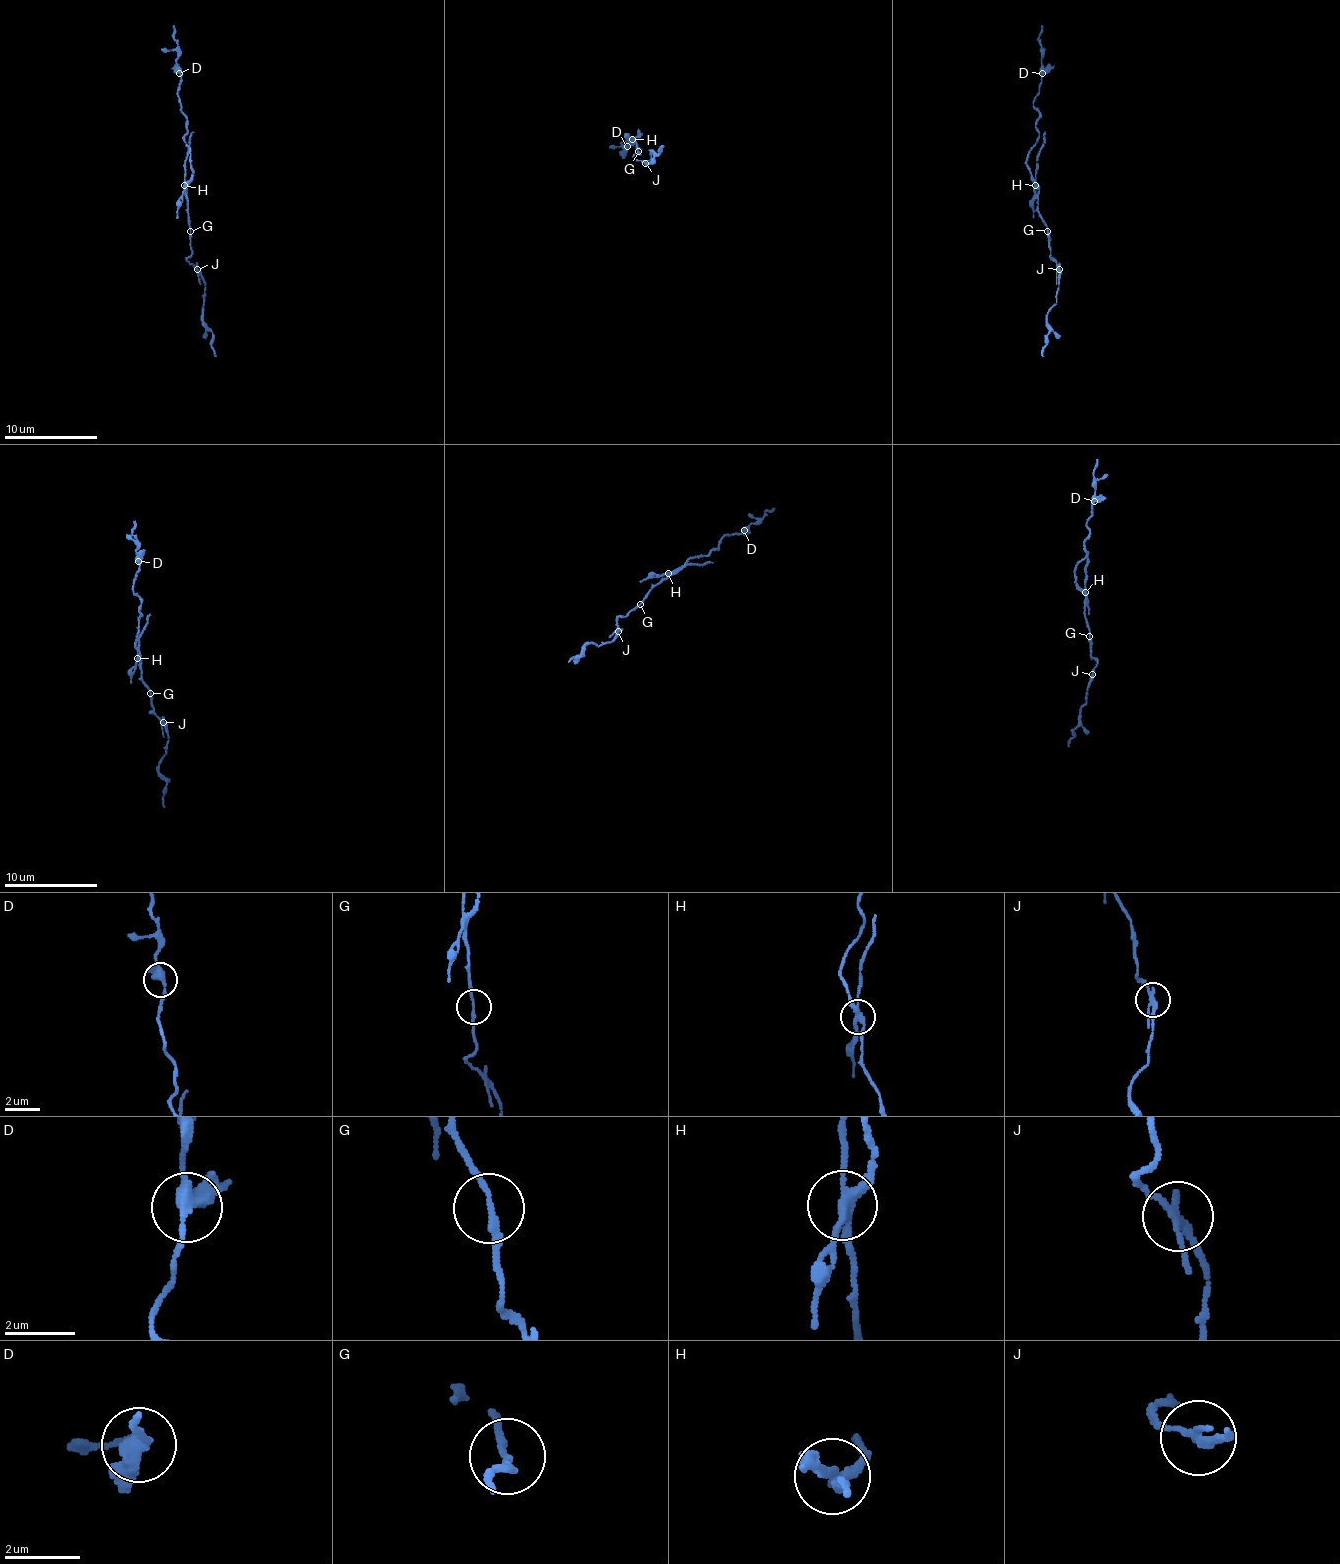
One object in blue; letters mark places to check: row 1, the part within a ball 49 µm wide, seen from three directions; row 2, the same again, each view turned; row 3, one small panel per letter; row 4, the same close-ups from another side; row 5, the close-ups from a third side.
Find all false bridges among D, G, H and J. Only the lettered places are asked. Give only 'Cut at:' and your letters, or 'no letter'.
Cut at: H, J

